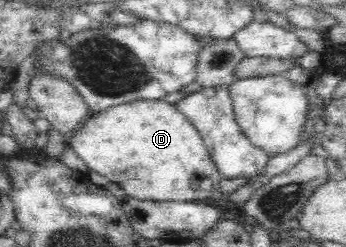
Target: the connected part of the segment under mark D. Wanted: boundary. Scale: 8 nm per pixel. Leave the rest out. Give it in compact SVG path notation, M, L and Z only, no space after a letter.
M141 100L118 104L91 114L80 130L72 136L68 145L87 164L89 170L106 176L108 180L120 184L128 196L138 200L156 202L202 202L219 189L223 180L218 165L214 163L200 131L181 112L176 104L164 100Z

